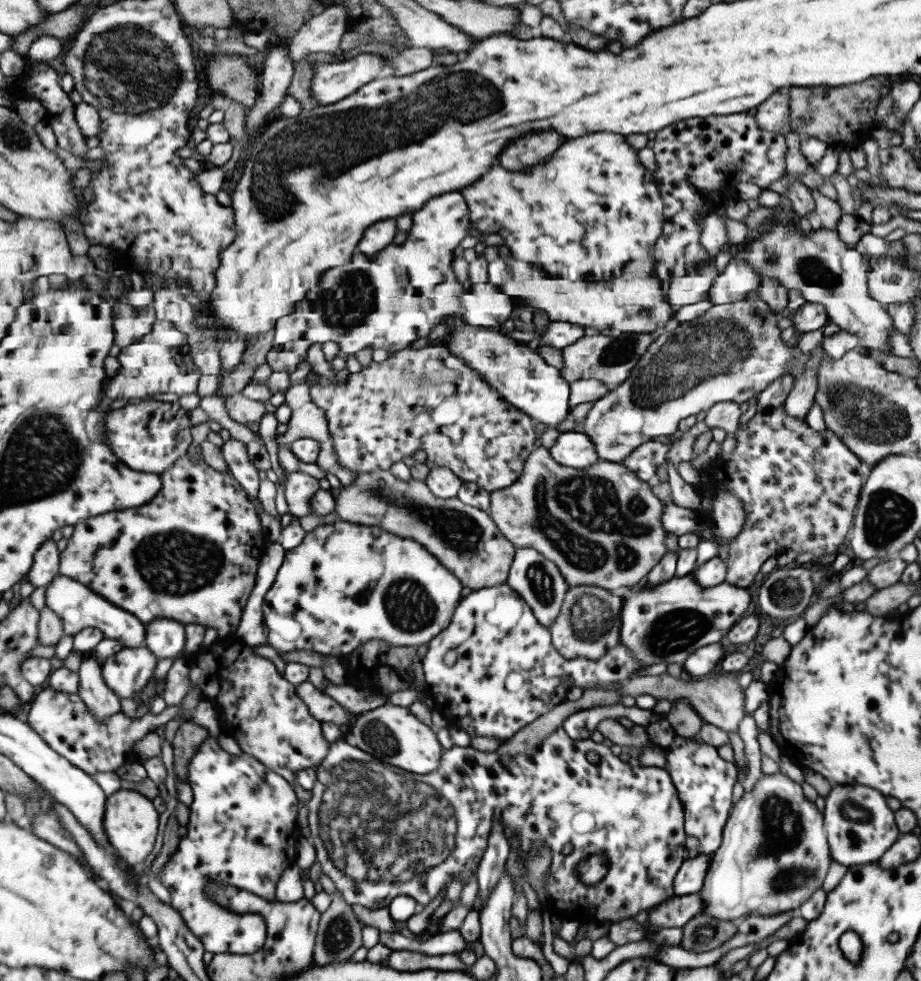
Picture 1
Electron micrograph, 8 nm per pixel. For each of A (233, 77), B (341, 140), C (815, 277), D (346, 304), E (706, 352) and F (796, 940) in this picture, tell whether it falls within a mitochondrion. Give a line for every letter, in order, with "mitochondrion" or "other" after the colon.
A: mitochondrion
B: mitochondrion
C: mitochondrion
D: mitochondrion
E: mitochondrion
F: other

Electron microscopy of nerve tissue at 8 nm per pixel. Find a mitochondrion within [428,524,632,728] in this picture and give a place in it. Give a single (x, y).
(592, 617)

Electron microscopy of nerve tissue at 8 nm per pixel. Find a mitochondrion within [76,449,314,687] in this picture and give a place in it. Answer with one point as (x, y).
(175, 564)

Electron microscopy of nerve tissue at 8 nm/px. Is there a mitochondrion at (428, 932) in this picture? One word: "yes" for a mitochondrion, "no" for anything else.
no

